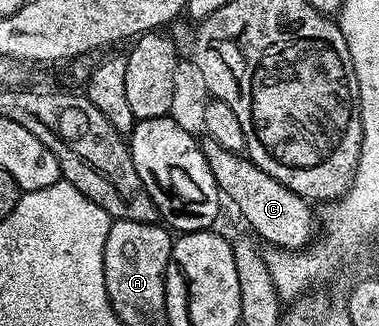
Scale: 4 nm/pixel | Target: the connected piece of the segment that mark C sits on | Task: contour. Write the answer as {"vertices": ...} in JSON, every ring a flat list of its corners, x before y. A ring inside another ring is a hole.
{"vertices":[[208,137,200,140,201,152,207,157,207,165,211,165,211,177,215,177,217,187,222,196,237,206,237,211,249,222,249,227,261,239,277,249,306,248,315,231,315,211,312,211,310,200,296,195,287,185,275,181,259,165,252,163,244,154,223,149,219,141]]}

